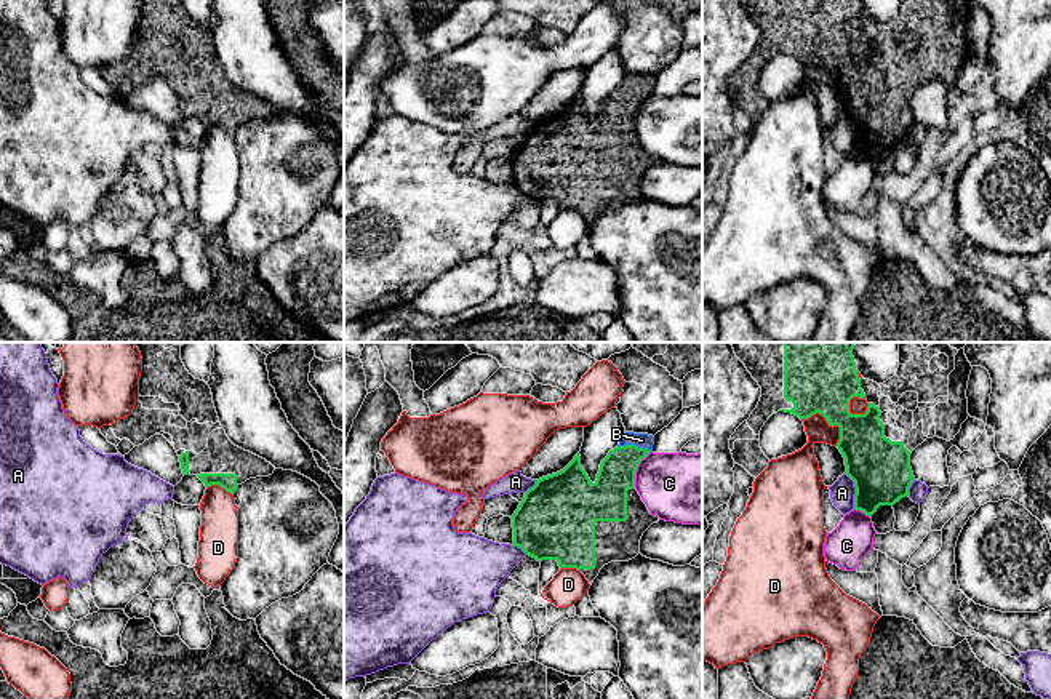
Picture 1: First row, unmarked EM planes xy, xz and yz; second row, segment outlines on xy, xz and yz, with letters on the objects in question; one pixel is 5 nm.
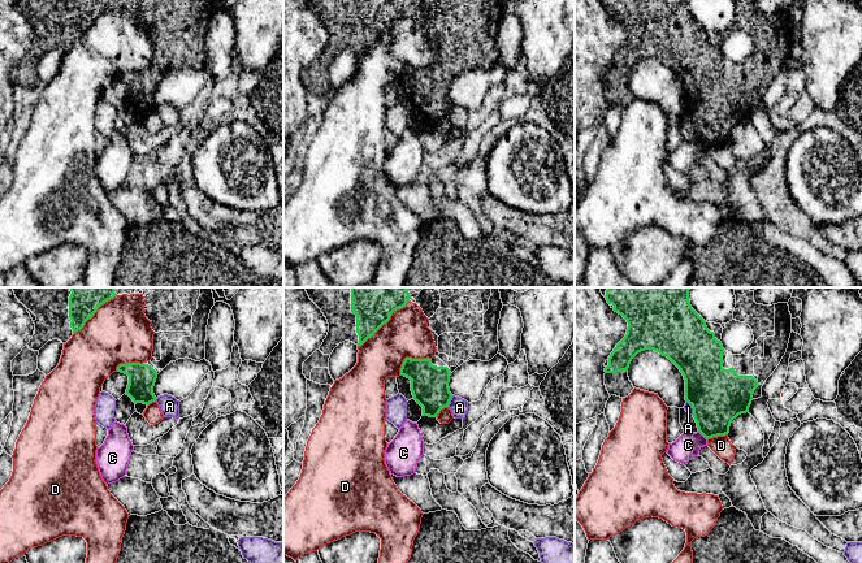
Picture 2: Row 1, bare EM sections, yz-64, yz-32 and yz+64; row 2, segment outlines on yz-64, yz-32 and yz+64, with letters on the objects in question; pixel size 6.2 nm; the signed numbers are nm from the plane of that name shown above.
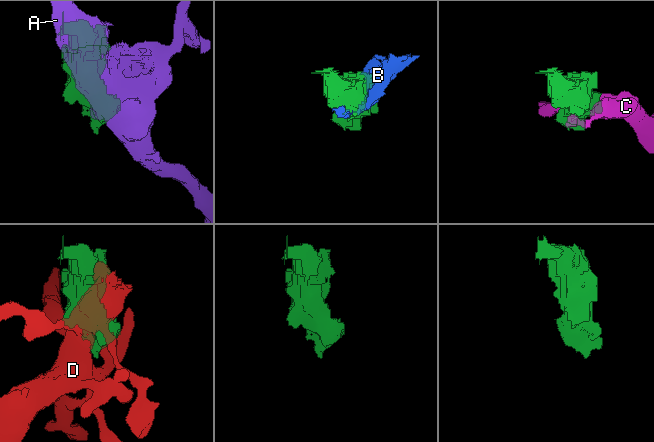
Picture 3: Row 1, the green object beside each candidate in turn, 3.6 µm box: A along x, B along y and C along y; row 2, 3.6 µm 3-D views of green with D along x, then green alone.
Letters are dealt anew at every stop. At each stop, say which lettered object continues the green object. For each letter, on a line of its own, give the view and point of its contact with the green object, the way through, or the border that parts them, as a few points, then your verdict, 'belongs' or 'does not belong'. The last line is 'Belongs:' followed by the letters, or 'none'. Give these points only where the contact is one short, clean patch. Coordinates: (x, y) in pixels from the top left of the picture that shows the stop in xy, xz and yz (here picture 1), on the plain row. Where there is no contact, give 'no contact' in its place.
A: yz (856, 131) | does not belong
B: xz (634, 87) | belongs
C: xz (635, 111) | does not belong
D: yz (829, 64) | does not belong
Belongs: B

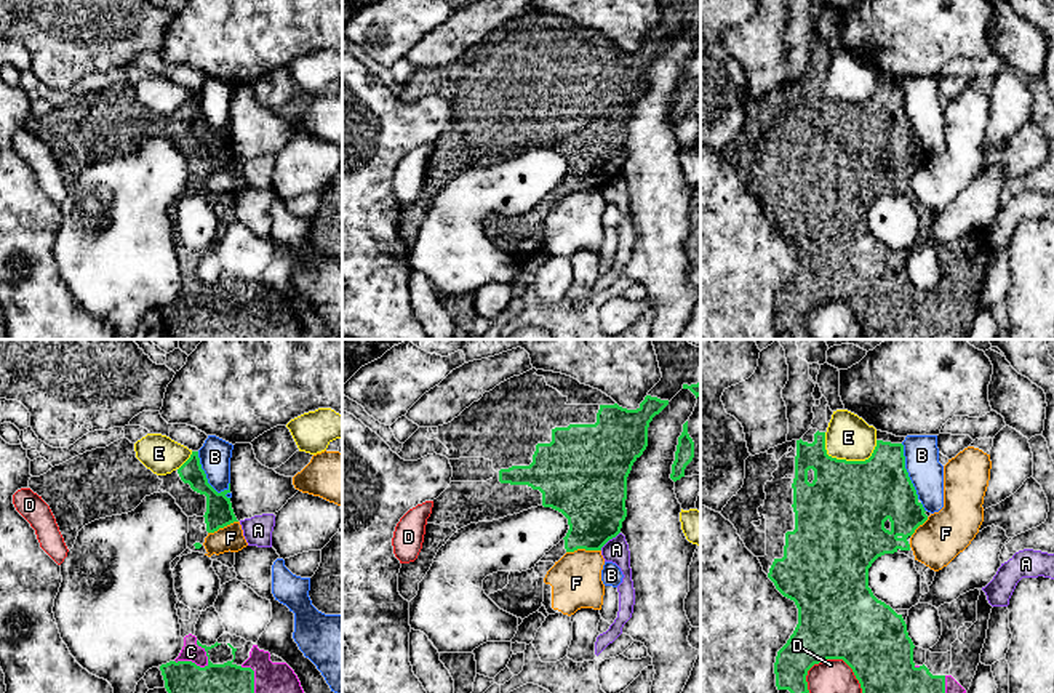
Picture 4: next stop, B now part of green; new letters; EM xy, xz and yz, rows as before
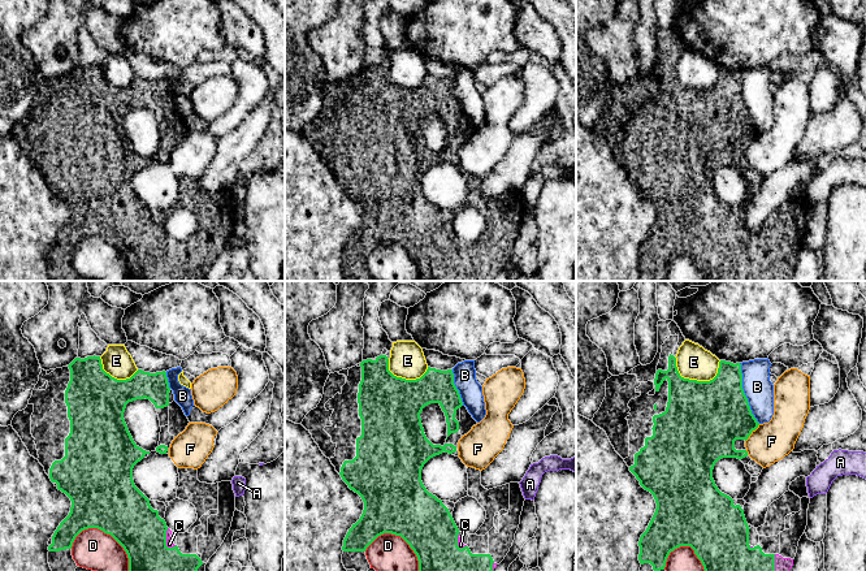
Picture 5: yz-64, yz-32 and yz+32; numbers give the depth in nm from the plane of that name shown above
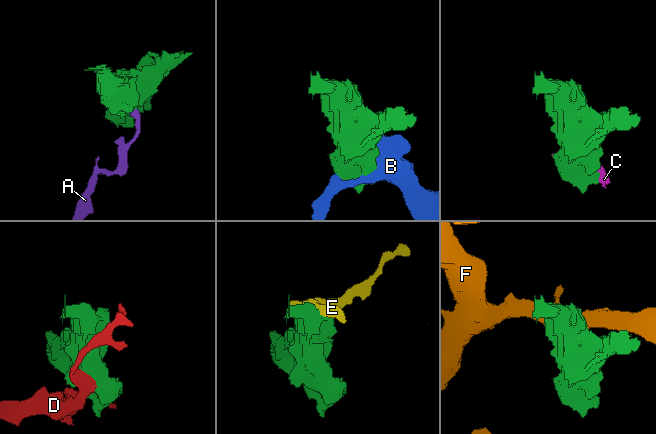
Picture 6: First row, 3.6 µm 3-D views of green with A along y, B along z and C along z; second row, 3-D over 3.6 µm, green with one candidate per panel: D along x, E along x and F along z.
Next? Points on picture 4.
A: xz (610, 180) | along xz (619, 173), (600, 191) | does not belong
B: xy (207, 122) | does not belong
C: xy (194, 304) | belongs
D: yz (843, 301) | does not belong
E: yz (845, 101) | does not belong
F: xz (582, 189) | along xz (600, 191), (574, 191), (566, 194) | does not belong
Belongs: C

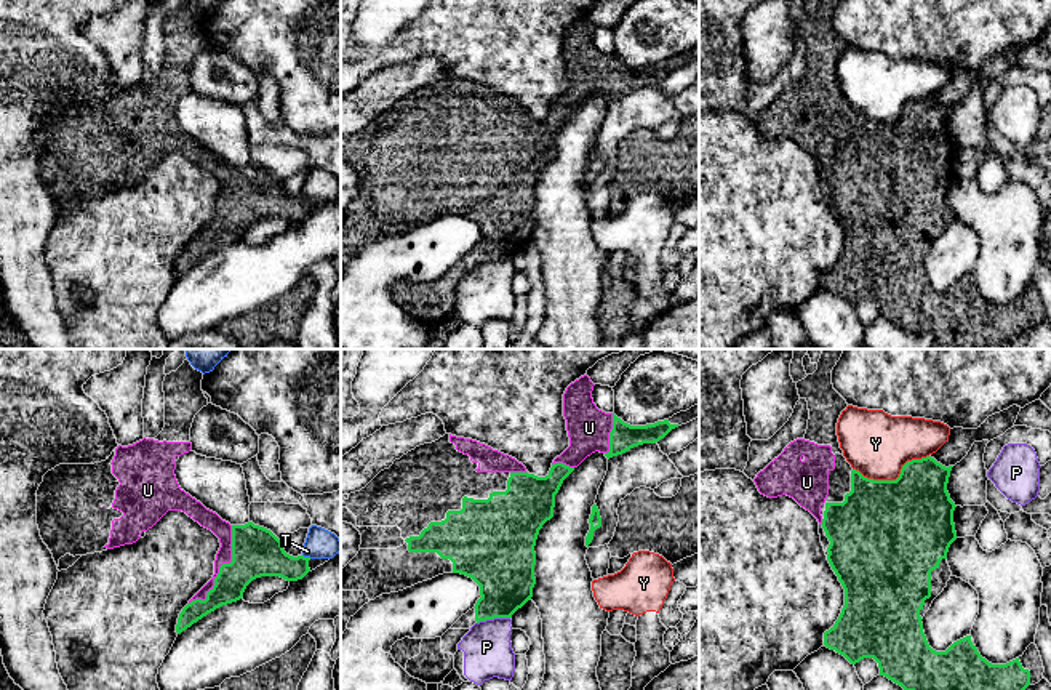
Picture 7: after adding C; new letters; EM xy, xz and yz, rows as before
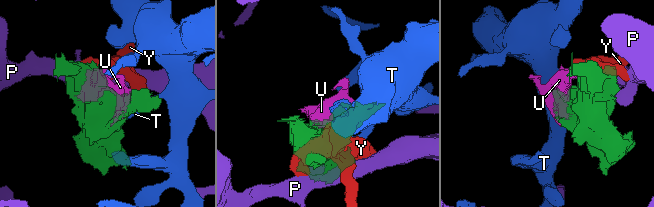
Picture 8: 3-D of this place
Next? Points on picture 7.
P: xz (493, 260) | along xz (509, 258), (495, 258), (477, 264) | does not belong
T: xy (307, 199) | does not belong
U: xy (219, 208) | belongs
Y: yz (893, 122) | does not belong
Belongs: U

